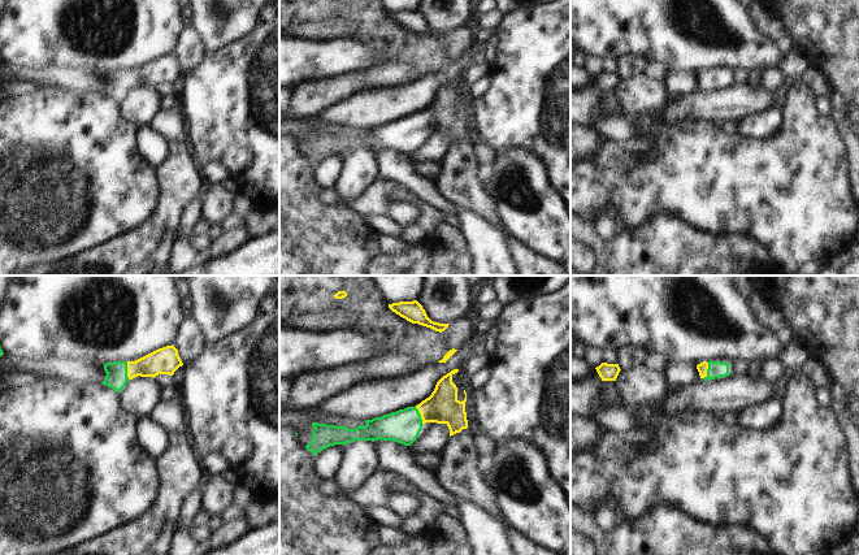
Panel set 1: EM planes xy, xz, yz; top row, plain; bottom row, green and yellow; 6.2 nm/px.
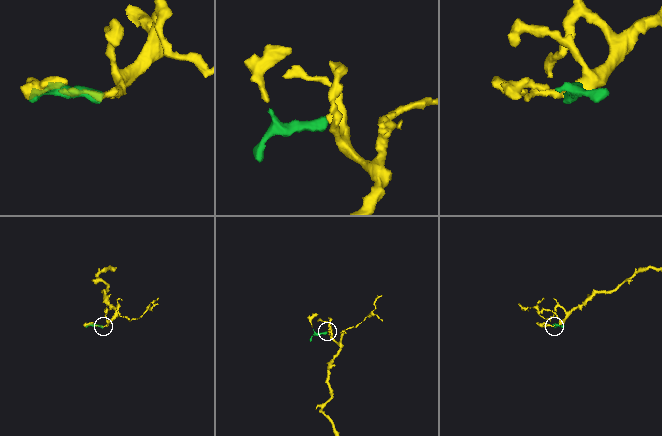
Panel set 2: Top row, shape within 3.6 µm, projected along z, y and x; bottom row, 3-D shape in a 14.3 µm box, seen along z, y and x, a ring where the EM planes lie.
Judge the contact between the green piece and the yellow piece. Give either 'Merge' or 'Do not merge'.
Merge.

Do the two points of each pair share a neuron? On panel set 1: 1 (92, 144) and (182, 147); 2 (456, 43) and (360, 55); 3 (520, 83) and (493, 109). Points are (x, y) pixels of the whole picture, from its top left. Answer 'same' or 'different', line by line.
1: different
2: different
3: same

